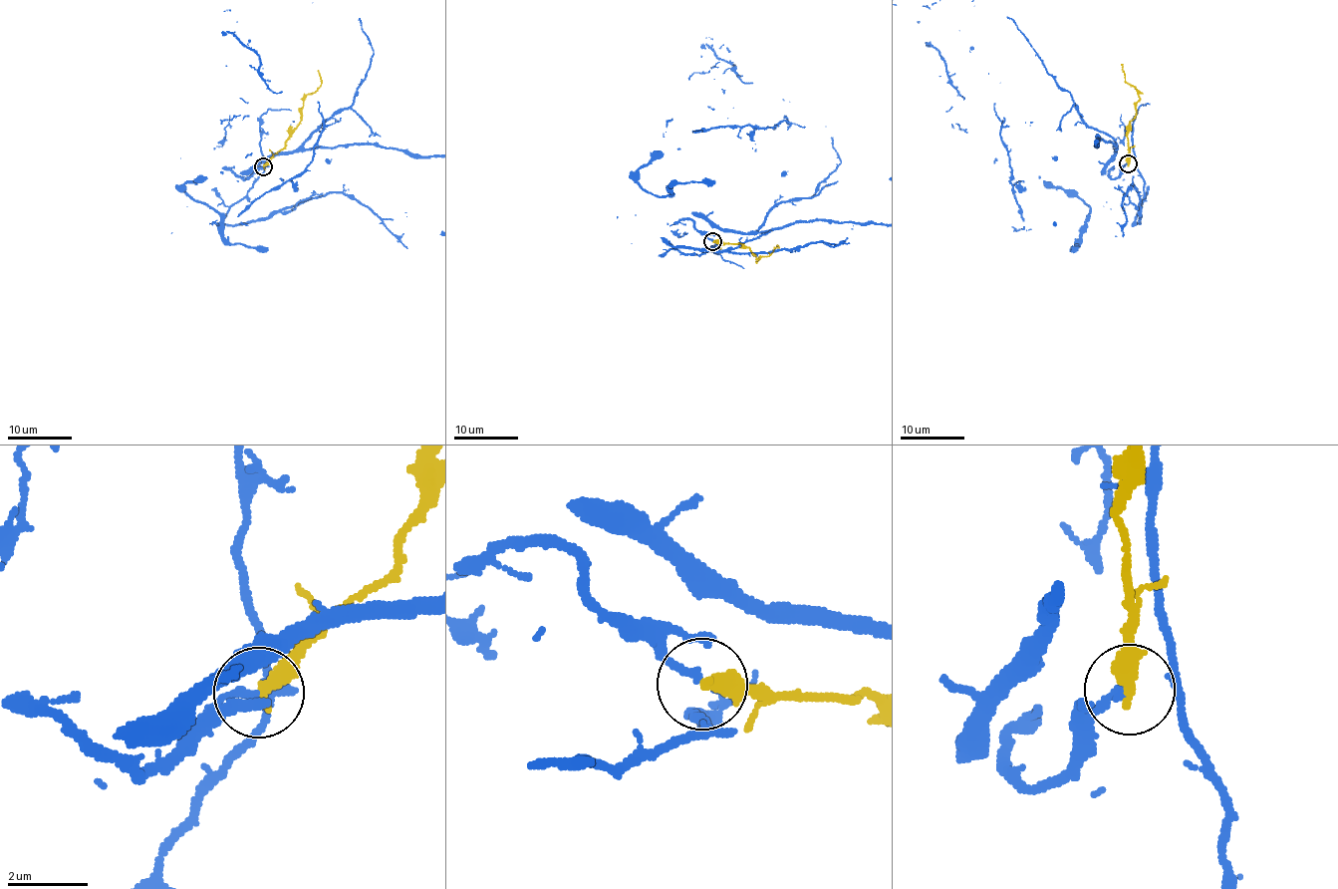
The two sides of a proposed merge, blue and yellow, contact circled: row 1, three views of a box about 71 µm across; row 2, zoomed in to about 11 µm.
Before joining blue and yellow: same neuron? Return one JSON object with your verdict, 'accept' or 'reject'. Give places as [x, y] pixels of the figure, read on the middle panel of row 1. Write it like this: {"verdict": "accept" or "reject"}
{"verdict": "accept"}

